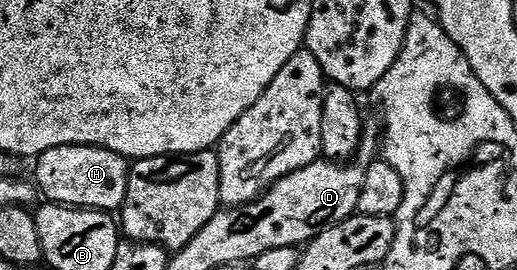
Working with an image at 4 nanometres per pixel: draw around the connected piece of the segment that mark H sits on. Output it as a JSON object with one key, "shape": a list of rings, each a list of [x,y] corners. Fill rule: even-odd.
{"shape":[[[94,145],[55,147],[51,151],[43,151],[43,155],[35,159],[34,165],[37,165],[33,169],[34,175],[37,176],[35,185],[46,202],[68,205],[70,209],[100,209],[103,213],[113,213],[125,204],[130,162],[115,151],[107,151]]]}

